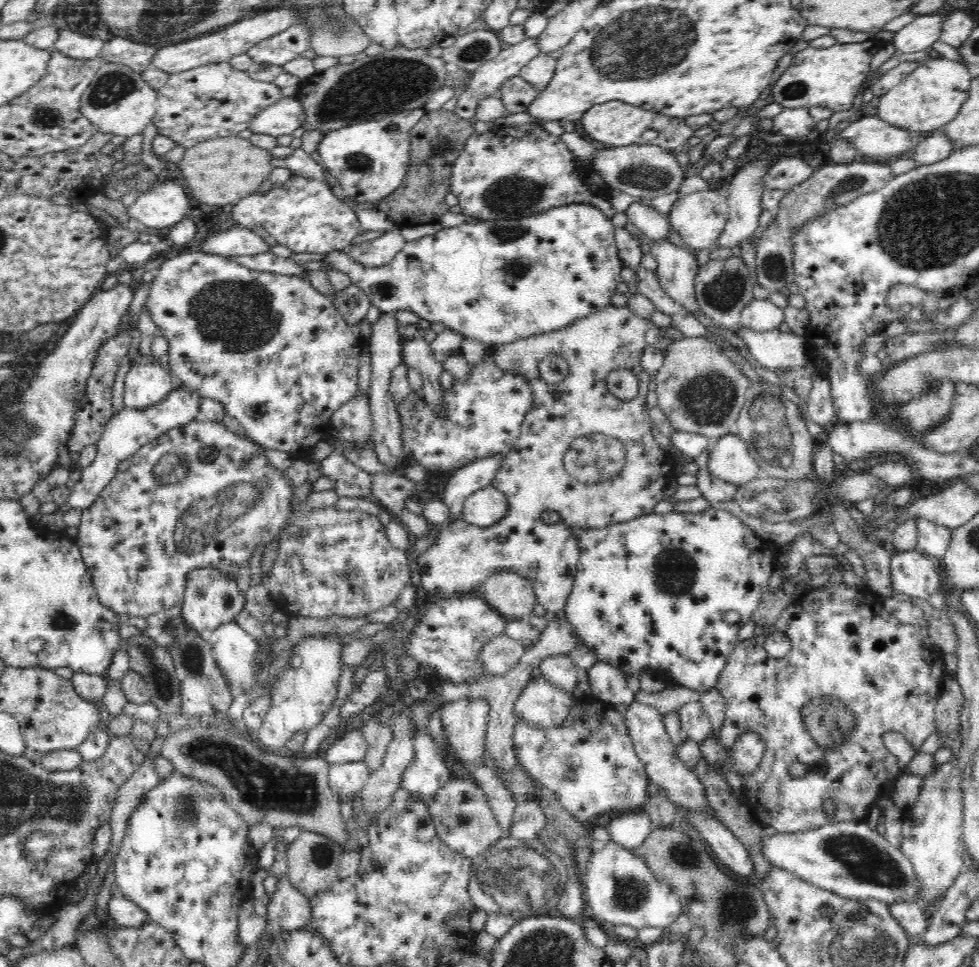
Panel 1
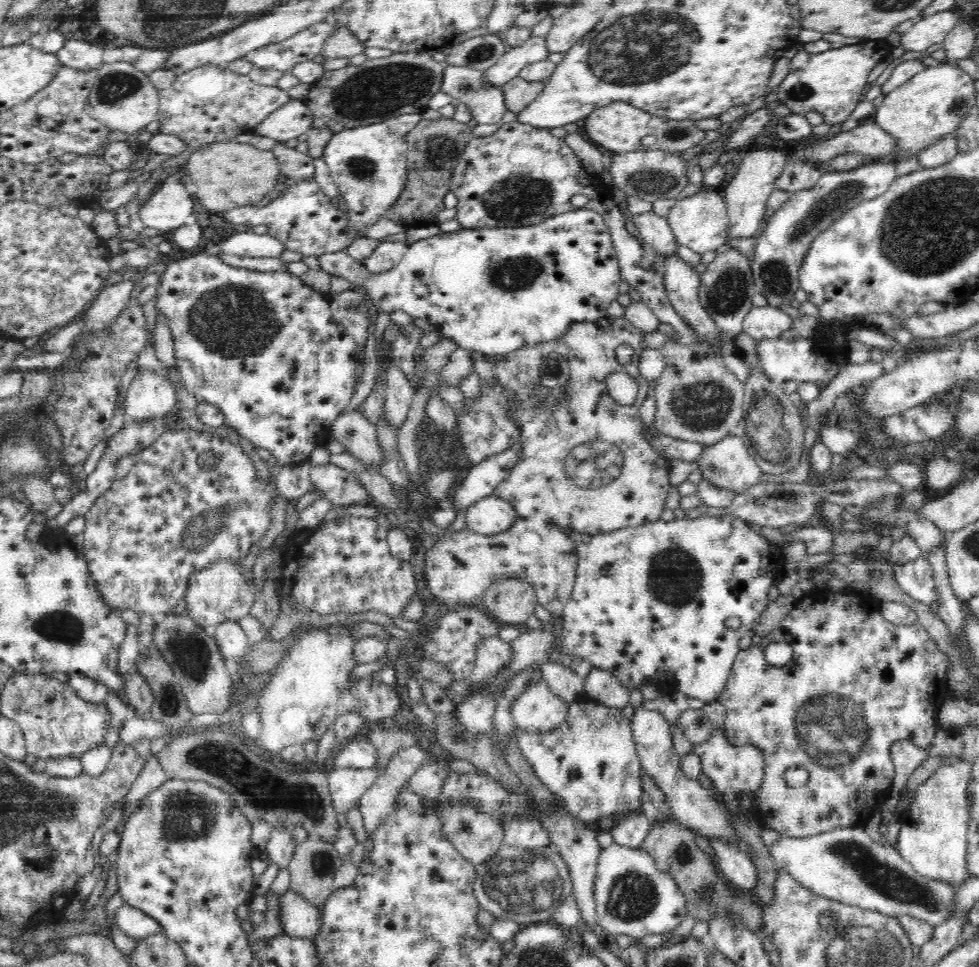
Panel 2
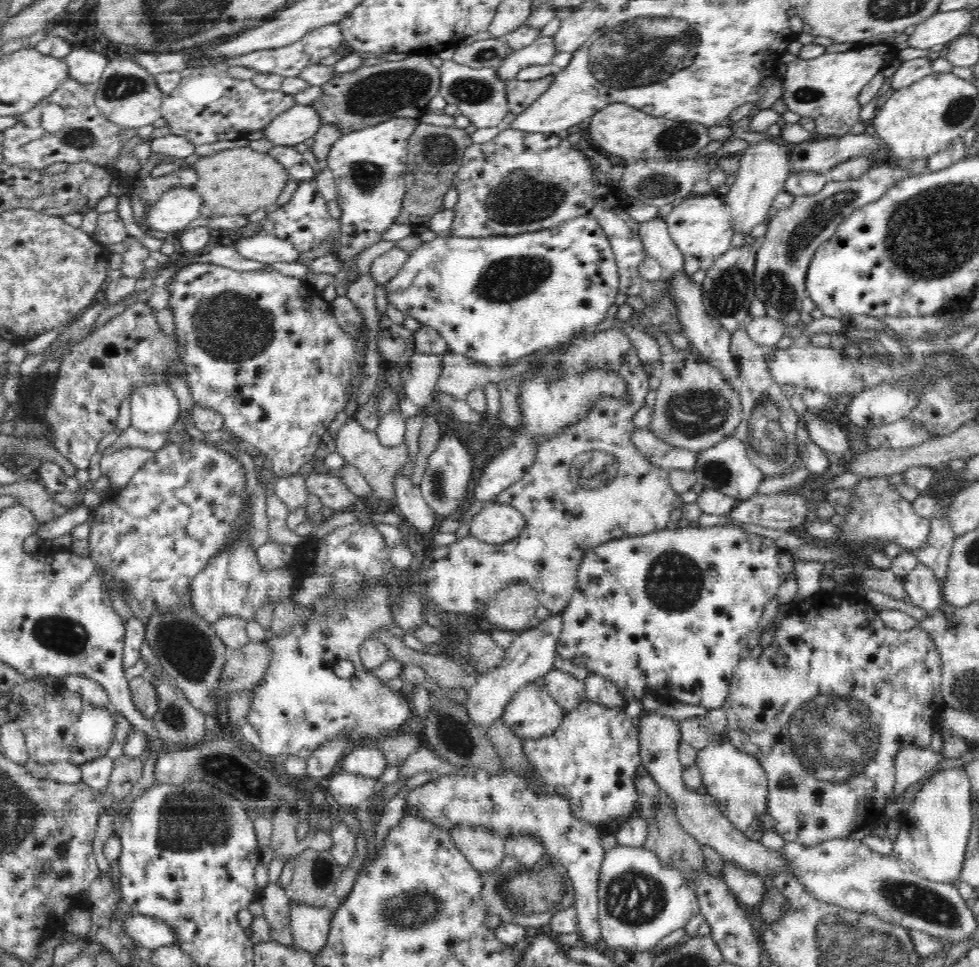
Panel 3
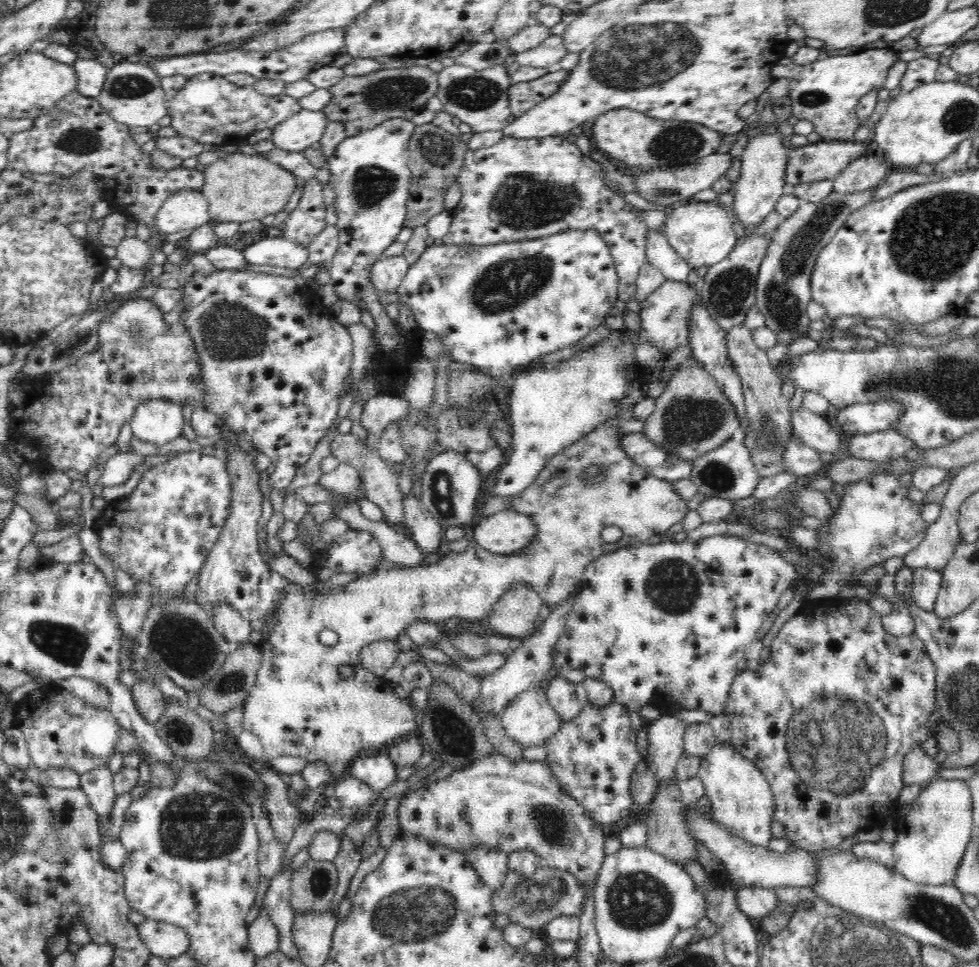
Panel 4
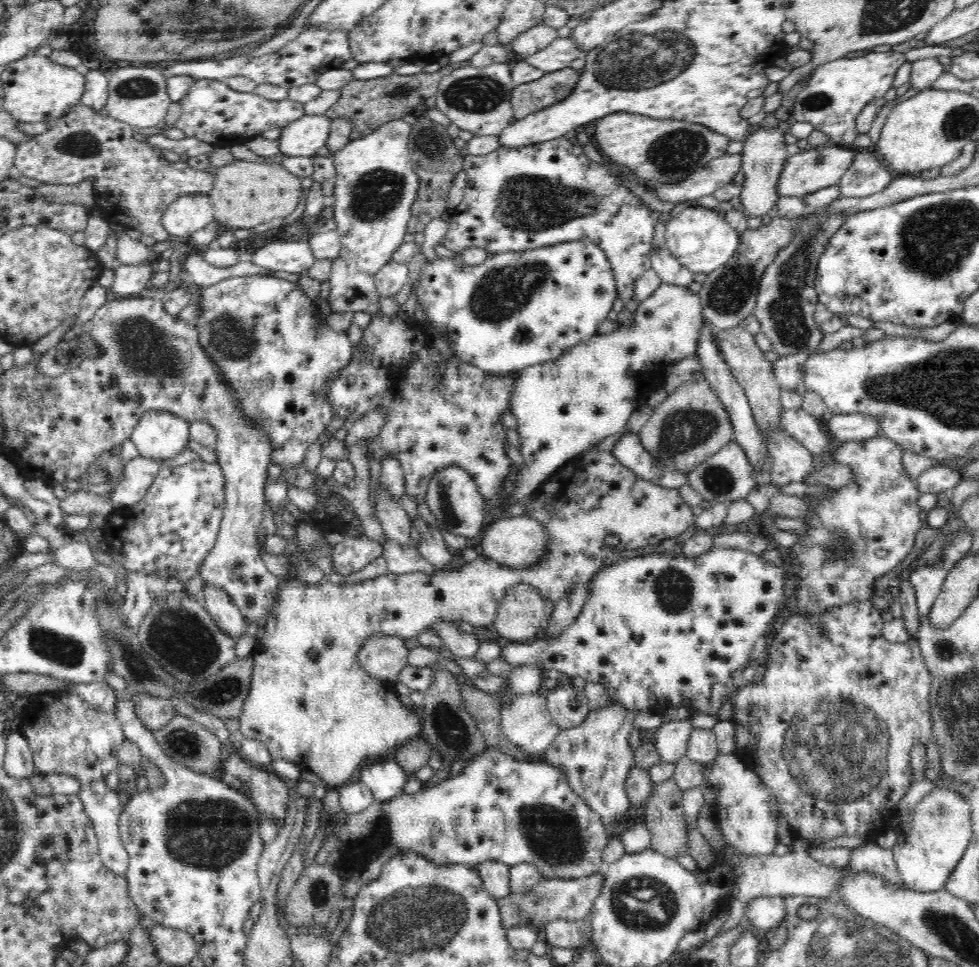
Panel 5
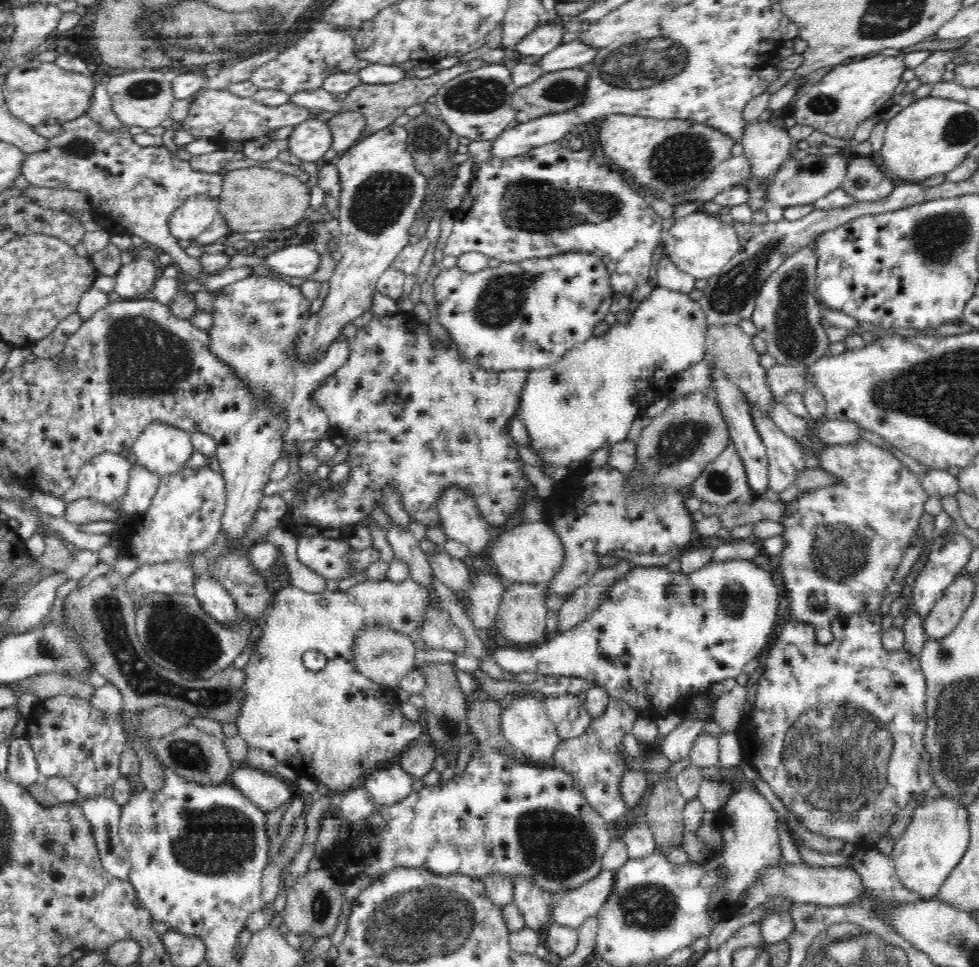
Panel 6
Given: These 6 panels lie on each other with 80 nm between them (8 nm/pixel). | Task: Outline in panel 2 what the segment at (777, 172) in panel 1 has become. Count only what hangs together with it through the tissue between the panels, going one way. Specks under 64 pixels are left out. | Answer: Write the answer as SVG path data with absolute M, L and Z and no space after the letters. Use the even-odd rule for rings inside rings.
M791 160L784 166L782 174L775 178L774 188L792 194L797 190L812 188L819 181L818 178L822 174L823 170L821 168L816 170L810 164L806 164L806 162Z

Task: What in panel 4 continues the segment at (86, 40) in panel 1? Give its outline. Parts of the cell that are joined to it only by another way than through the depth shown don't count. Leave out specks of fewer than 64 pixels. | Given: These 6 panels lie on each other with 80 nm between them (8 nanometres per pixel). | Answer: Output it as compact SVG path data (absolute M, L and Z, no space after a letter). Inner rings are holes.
M78 58L71 66L75 69L78 77L80 95L89 100L98 100L109 71L106 66L98 60L92 60L92 58L88 58L88 60Z

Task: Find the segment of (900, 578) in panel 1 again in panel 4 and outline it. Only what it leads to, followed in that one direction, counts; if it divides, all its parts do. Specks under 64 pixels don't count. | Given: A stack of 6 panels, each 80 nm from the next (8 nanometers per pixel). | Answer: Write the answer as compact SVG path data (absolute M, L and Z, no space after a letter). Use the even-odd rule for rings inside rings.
M930 568L913 570L911 600L922 610L932 612L943 582L943 571Z

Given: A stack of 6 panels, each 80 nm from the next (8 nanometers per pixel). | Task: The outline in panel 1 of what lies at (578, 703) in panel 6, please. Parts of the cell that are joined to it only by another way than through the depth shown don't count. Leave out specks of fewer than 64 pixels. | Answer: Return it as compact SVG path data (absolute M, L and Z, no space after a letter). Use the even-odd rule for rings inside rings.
M567 654L547 656L539 664L542 676L550 683L566 691L573 692L573 686L577 683L578 666Z

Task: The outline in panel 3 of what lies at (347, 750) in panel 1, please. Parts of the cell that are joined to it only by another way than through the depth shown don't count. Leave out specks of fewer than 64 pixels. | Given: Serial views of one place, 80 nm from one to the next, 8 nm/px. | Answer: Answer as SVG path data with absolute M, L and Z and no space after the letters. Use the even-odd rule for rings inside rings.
M372 743L356 744L354 750L339 759L341 770L378 780L388 765L384 753Z

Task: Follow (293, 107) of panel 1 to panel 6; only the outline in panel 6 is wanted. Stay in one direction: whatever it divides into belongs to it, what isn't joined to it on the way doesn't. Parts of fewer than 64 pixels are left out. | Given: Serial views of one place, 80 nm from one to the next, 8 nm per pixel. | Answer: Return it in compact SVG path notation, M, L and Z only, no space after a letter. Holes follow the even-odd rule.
M306 119L288 136L288 152L304 162L320 162L330 151L333 134L322 119Z

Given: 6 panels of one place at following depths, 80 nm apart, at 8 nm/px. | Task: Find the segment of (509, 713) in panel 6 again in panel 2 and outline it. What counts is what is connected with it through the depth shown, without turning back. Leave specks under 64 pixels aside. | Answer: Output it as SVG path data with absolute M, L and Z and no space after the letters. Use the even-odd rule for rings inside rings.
M541 678L530 682L512 704L512 717L517 731L544 732L558 728L569 714L569 705L552 693Z

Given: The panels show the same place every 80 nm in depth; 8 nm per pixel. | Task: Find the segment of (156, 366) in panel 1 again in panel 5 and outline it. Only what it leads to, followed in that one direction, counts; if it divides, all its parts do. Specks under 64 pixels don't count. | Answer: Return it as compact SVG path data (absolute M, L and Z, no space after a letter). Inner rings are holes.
M148 411L135 426L130 438L142 457L160 462L188 449L189 424L168 411Z

